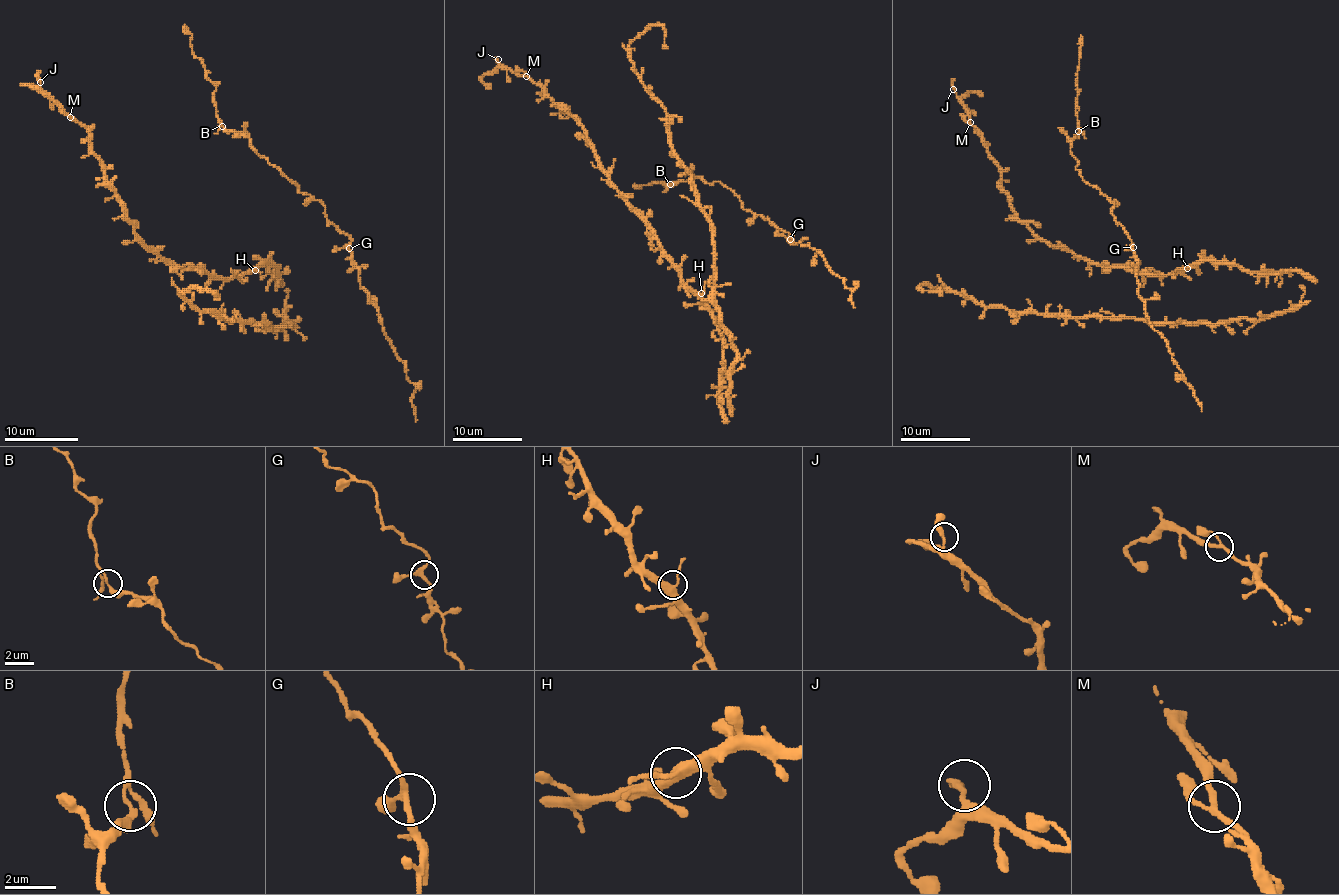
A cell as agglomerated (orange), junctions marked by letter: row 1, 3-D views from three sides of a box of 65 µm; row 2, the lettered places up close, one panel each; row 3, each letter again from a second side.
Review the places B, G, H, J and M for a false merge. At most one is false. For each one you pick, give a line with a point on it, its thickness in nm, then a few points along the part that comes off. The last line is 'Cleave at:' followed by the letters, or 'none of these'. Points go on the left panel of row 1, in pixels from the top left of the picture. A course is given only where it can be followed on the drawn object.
Cleave at: none of these

